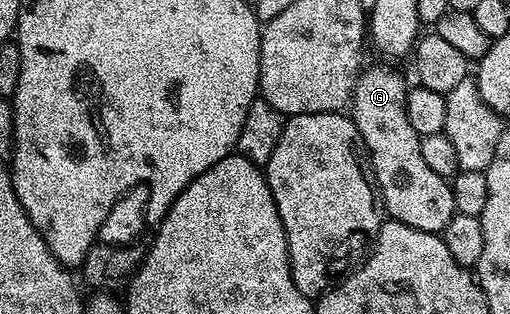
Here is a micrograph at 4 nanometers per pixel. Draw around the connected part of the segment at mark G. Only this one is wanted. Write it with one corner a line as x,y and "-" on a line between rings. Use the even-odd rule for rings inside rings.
383,64
377,65
376,68
368,67
355,84
353,97
355,109
350,109
349,115
354,120
367,147
369,163
375,172
375,186
379,189
386,215
397,222
405,222
405,226
413,226
413,230
439,234
445,226
449,226
449,222
456,214
453,190
448,177
435,173
425,163
425,157
421,155
420,136
416,130
413,130
413,125
409,122
409,116
406,113
408,89
409,84
403,81
401,73
394,72

